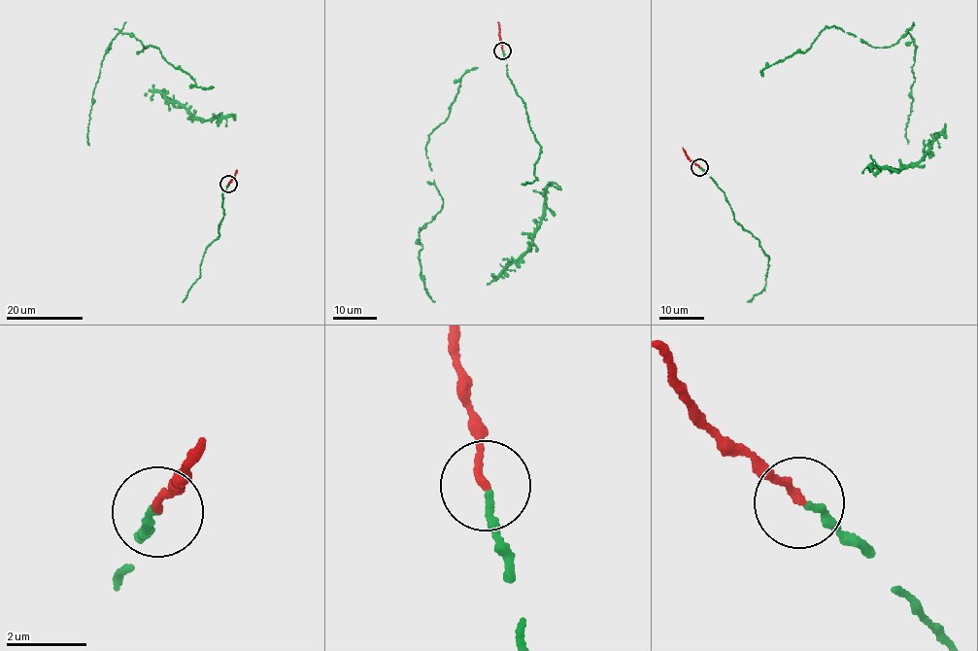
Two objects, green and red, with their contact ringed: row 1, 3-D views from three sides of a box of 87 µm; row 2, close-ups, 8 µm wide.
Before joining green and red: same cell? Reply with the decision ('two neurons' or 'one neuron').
two neurons

